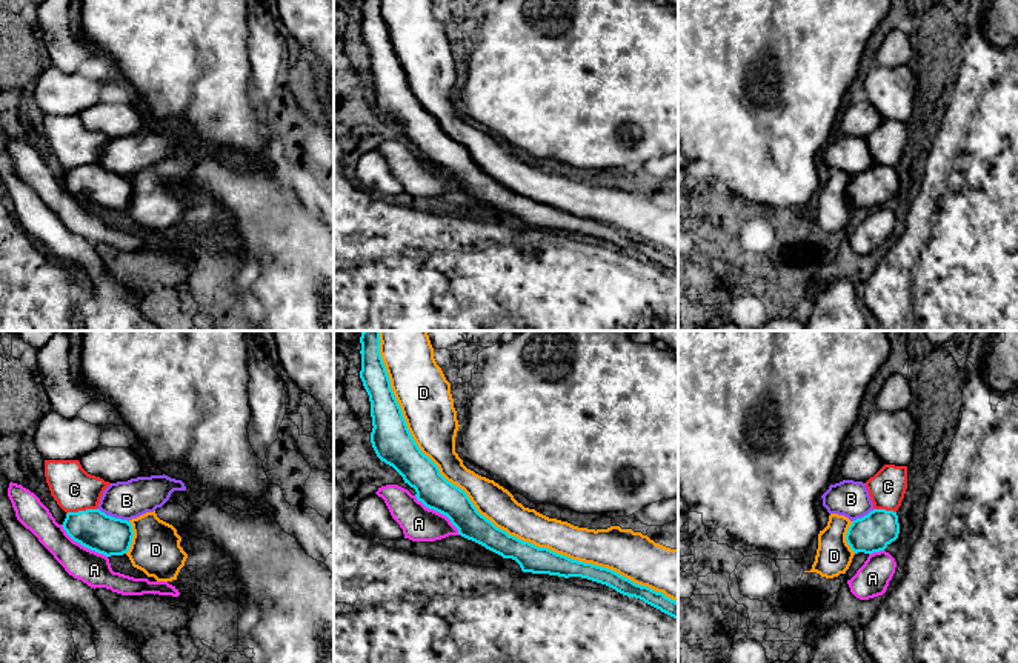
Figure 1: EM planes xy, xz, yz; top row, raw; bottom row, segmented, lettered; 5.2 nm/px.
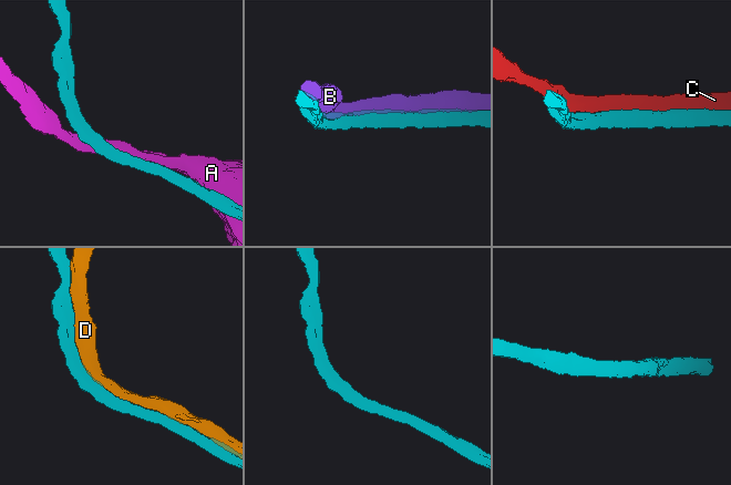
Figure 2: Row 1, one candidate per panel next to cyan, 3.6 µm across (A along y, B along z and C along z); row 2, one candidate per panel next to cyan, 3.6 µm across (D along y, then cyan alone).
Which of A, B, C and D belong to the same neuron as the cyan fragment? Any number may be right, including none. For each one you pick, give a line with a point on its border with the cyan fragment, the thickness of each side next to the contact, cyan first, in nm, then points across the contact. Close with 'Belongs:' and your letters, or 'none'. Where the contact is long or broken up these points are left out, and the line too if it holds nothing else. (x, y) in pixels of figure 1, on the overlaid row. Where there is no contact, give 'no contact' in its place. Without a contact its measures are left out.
Belongs: none

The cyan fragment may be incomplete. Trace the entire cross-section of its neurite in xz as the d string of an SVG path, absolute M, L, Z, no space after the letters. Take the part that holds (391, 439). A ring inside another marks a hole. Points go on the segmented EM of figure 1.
M363 331L360 343L360 378L371 401L372 448L381 461L392 466L404 483L415 489L418 501L446 515L461 537L503 558L515 560L523 572L587 578L678 618L678 601L663 592L637 585L612 569L572 560L547 548L523 541L481 515L467 494L447 481L412 438L380 354L380 331Z

